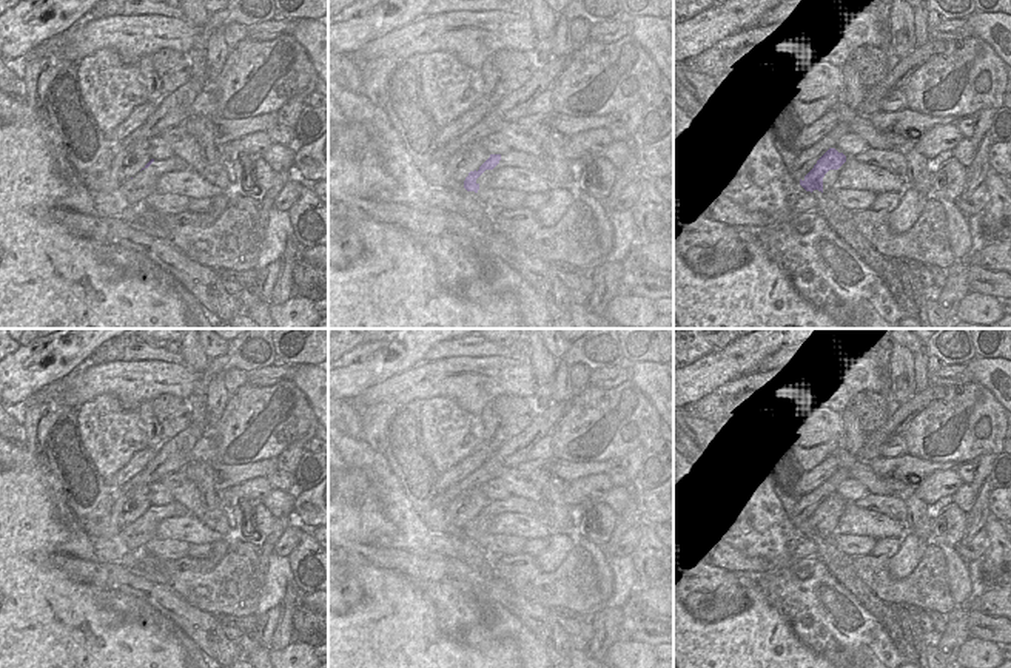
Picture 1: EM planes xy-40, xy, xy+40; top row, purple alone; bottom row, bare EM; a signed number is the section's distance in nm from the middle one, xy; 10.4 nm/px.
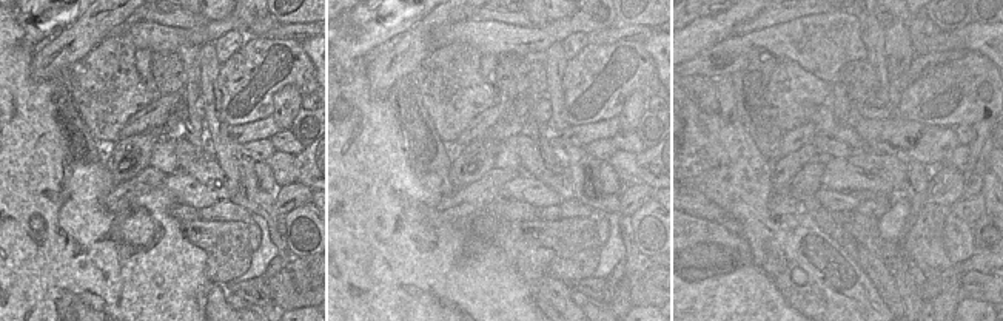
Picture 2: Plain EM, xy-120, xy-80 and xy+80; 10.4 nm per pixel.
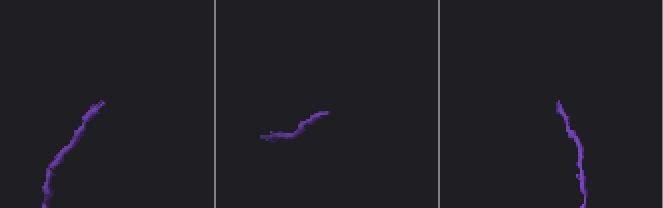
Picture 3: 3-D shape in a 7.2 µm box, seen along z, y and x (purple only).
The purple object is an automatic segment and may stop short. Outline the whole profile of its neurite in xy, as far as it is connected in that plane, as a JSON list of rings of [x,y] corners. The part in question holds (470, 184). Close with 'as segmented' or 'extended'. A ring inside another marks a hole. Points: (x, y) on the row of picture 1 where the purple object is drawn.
[[[475,142],[464,151],[464,160],[459,164],[455,180],[462,182],[467,191],[478,193],[476,179],[485,171],[493,170],[501,160],[501,154],[489,154],[487,150]]] | extended

